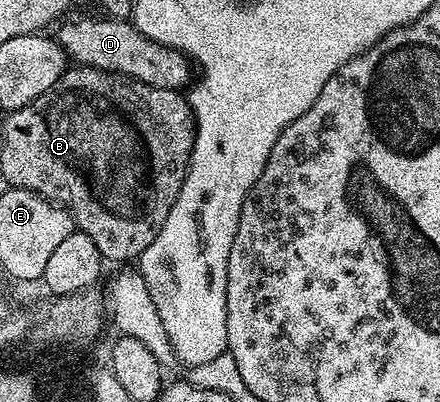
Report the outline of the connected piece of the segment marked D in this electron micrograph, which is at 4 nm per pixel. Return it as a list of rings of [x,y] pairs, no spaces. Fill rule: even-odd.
[[[67,17],[58,24],[57,42],[63,47],[68,60],[85,67],[125,75],[128,79],[147,83],[153,87],[183,89],[192,82],[192,60],[171,47],[147,39],[135,28],[134,22],[126,19],[71,19]]]

